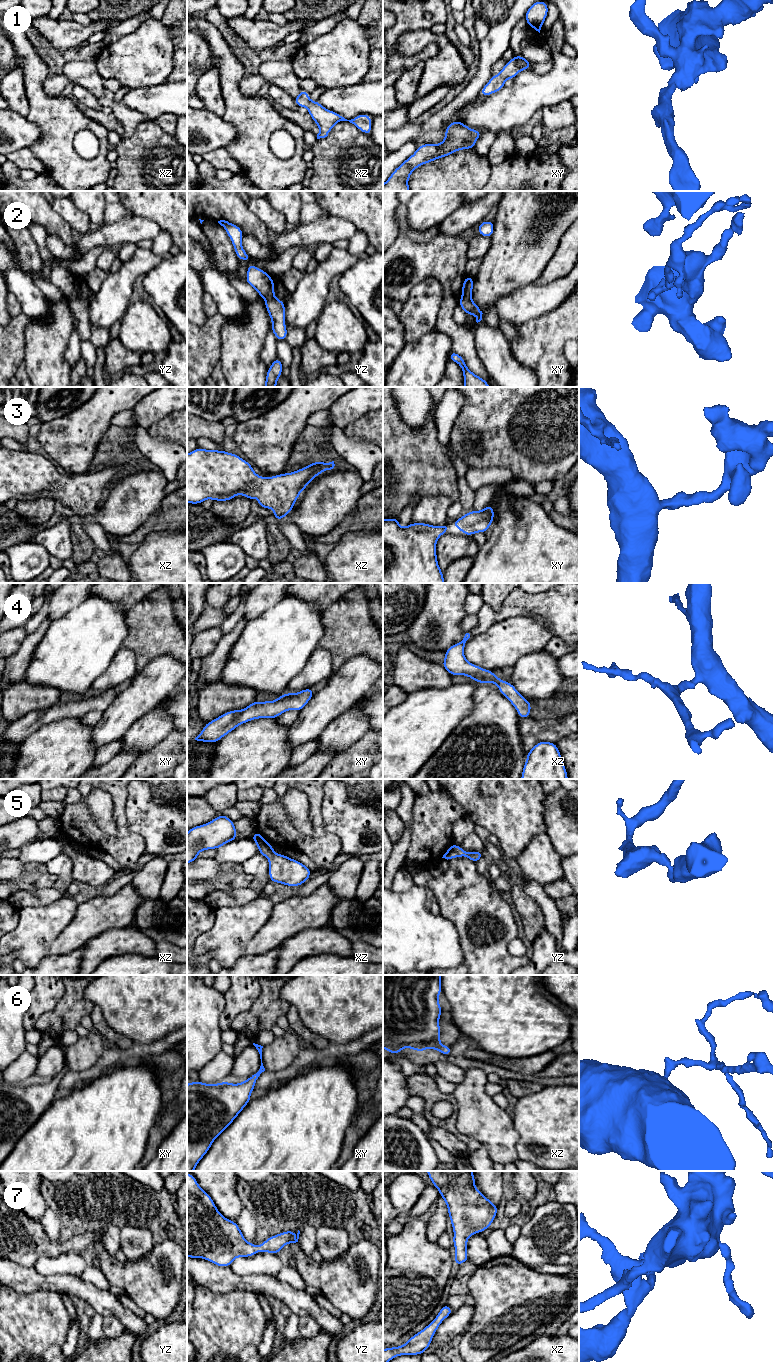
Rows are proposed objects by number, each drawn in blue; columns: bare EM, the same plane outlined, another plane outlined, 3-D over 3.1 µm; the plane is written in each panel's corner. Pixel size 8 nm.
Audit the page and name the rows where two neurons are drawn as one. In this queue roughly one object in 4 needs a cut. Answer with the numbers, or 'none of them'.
2

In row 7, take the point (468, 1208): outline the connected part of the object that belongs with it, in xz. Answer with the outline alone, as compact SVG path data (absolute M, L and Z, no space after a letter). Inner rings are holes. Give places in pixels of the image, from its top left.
M426 1171L448 1207L453 1231L455 1266L469 1261L467 1239L489 1228L498 1206L475 1187L472 1171Z

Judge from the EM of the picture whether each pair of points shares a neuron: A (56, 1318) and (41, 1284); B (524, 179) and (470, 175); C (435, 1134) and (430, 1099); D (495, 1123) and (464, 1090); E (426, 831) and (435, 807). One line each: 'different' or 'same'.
A: different
B: different
C: different
D: same
E: same

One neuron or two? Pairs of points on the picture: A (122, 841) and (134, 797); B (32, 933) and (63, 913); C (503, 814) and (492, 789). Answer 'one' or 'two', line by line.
A: two
B: one
C: two

